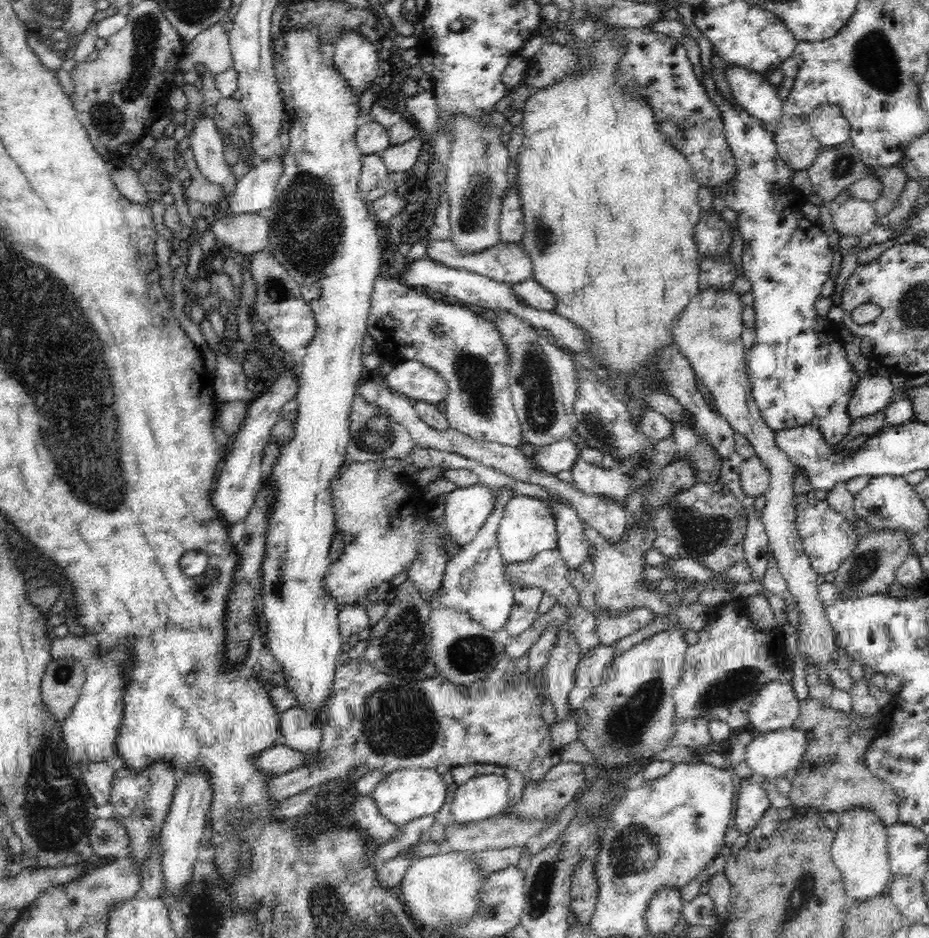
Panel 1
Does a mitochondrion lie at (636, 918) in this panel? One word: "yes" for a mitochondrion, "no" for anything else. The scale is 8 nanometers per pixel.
no

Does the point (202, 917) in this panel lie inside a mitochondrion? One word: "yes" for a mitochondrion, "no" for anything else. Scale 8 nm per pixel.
yes

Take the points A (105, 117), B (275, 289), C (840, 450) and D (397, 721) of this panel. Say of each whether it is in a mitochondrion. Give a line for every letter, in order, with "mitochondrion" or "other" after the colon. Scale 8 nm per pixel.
A: mitochondrion
B: mitochondrion
C: other
D: mitochondrion

